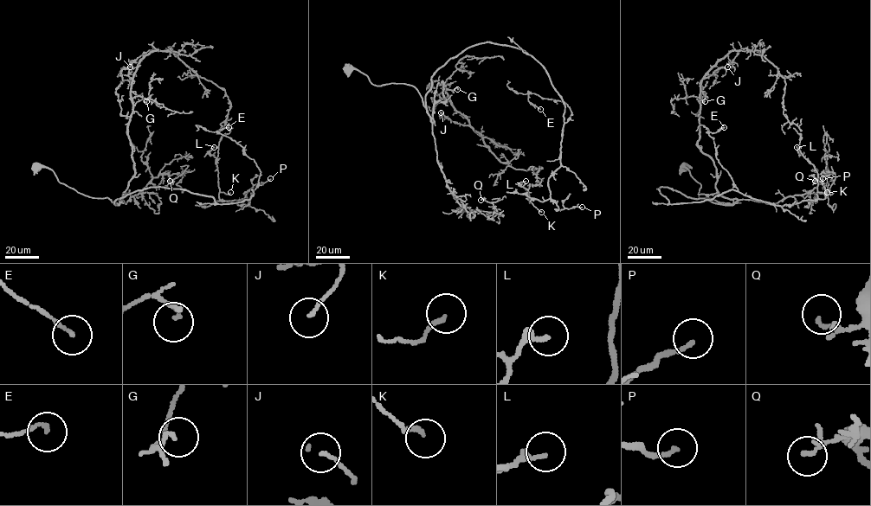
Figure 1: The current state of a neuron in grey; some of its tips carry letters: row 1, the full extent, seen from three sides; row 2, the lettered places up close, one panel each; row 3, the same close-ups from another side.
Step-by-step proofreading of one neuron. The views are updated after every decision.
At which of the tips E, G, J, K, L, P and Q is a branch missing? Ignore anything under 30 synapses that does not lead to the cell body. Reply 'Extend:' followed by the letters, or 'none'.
Extend: none

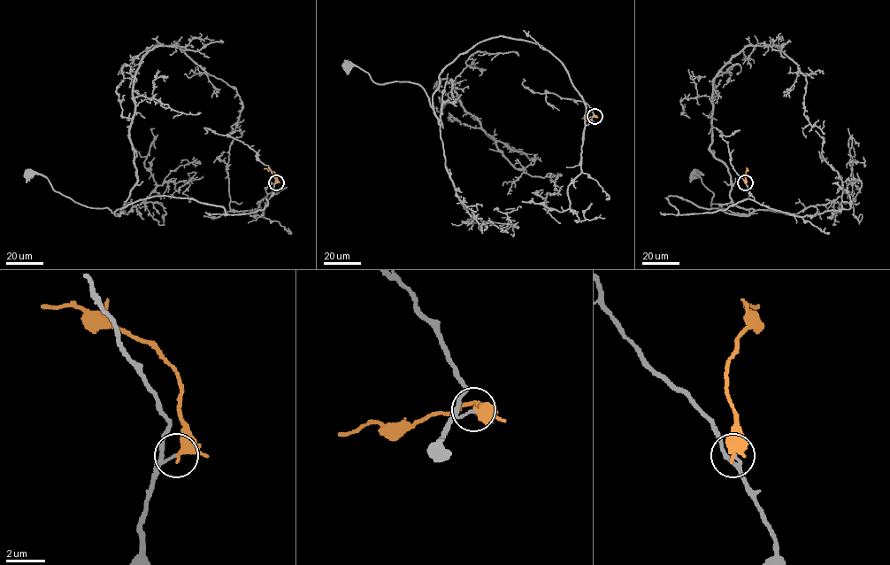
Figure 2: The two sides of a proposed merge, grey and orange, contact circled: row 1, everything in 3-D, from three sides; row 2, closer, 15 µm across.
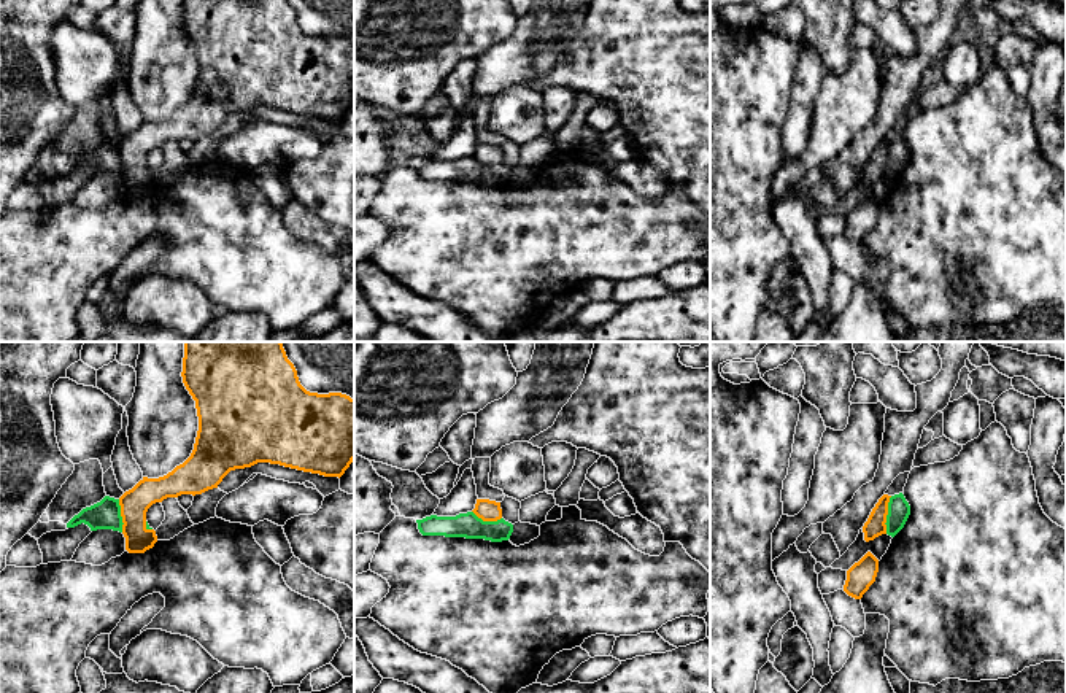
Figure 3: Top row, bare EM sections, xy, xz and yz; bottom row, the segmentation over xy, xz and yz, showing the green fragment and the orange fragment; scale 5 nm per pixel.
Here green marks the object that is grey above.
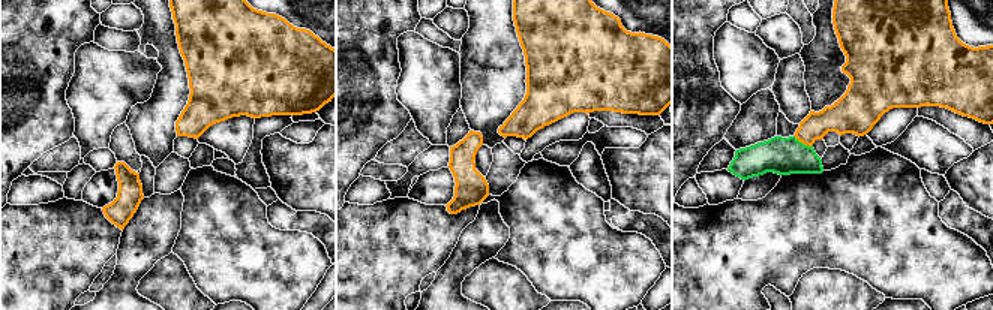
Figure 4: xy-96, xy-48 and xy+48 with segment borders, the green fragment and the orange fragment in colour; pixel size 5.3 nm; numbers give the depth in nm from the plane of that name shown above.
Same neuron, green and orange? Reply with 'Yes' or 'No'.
No

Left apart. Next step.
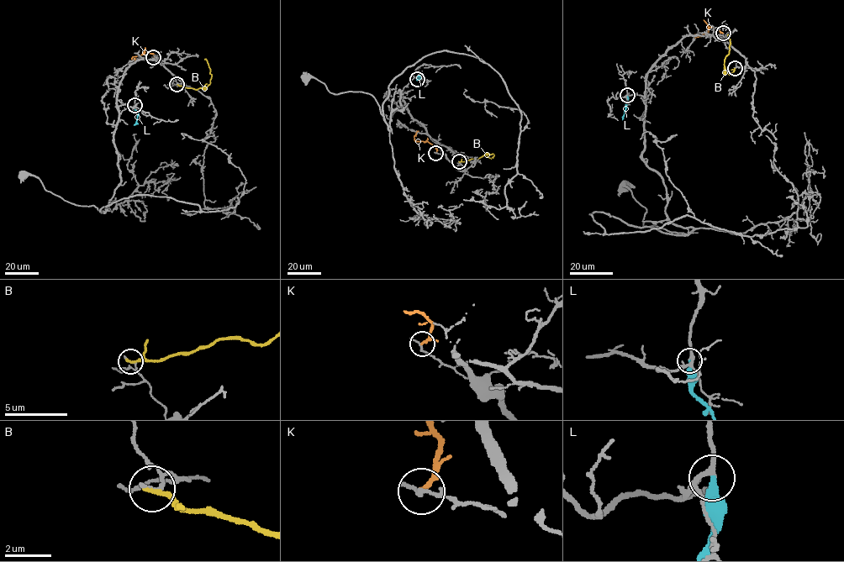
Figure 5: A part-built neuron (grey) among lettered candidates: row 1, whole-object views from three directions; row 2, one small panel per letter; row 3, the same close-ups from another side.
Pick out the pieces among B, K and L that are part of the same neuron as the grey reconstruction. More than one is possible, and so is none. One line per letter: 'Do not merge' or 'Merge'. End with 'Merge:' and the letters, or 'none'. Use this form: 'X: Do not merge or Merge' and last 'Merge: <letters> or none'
B: Do not merge
K: Do not merge
L: Do not merge
Merge: none

